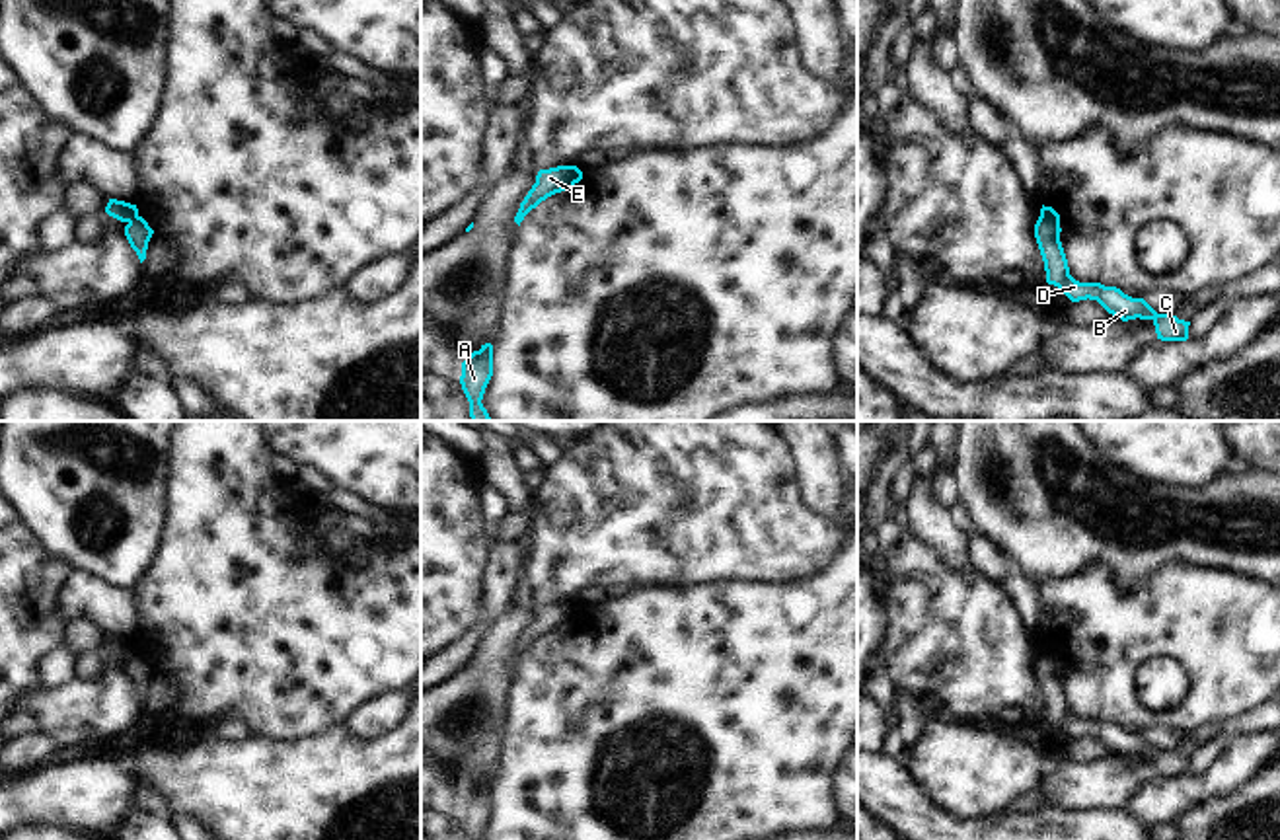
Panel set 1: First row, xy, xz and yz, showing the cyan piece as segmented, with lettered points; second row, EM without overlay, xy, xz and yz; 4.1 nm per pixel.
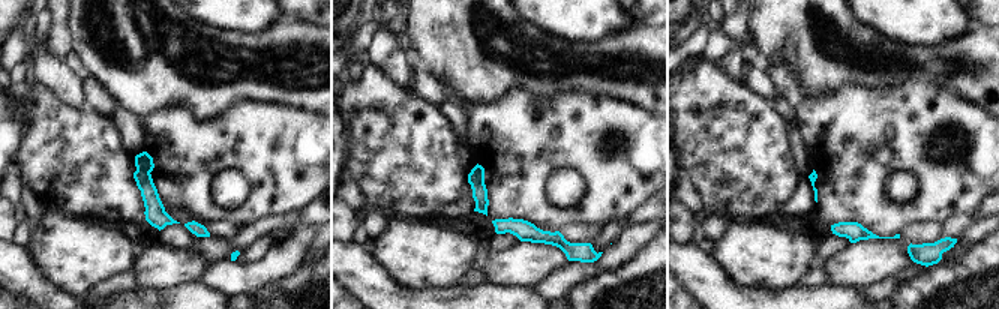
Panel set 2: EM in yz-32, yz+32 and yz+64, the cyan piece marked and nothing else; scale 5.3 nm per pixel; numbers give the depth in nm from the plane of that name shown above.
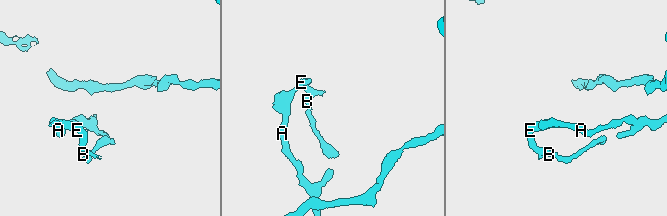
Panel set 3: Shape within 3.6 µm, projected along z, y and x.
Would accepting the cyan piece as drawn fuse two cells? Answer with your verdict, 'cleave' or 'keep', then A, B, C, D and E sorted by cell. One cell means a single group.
cleave; A E / B C D

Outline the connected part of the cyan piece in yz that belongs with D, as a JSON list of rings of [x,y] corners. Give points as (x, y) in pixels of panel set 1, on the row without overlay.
[[[1038,653],[1035,674],[1044,698],[1046,719],[1058,723],[1072,739],[1097,737],[1109,750],[1128,756],[1151,756],[1157,776],[1186,778],[1190,758],[1173,750],[1157,750],[1144,735],[1132,735],[1116,723],[1101,719],[1079,719],[1070,711],[1068,696],[1060,678],[1060,659],[1050,653]]]

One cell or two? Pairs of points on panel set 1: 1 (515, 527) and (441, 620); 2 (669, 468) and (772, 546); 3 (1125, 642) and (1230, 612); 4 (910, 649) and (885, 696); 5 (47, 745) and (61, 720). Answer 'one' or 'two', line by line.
1: two
2: one
3: one
4: two
5: two

